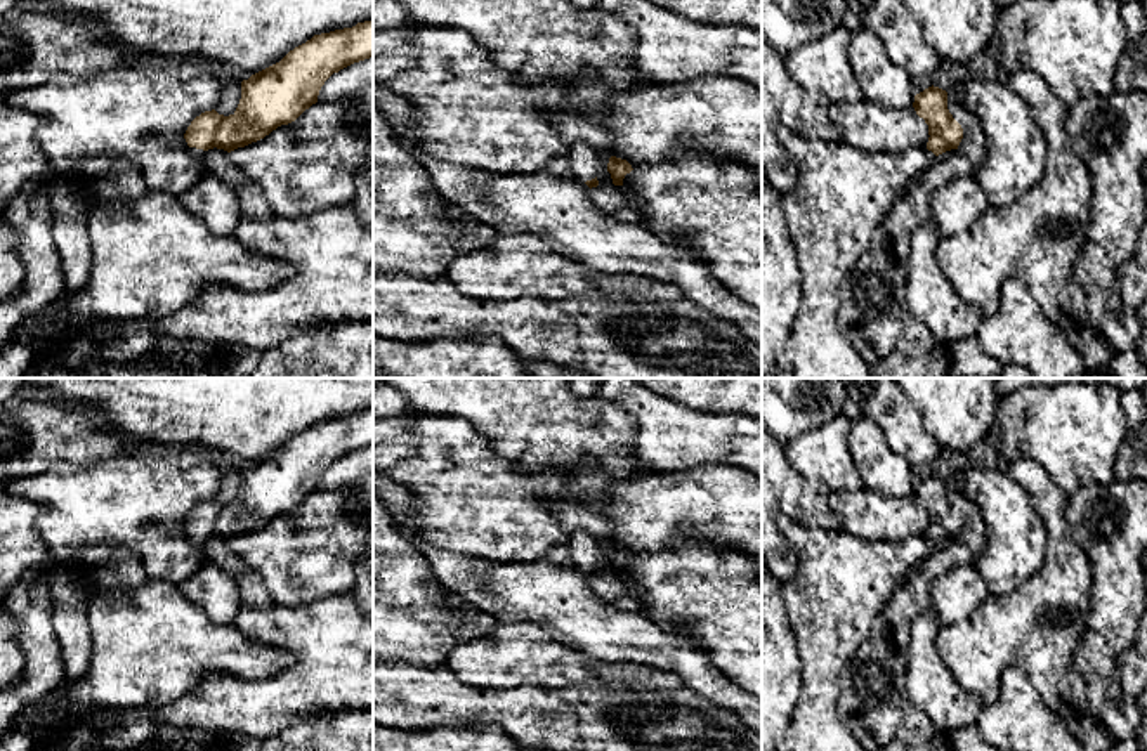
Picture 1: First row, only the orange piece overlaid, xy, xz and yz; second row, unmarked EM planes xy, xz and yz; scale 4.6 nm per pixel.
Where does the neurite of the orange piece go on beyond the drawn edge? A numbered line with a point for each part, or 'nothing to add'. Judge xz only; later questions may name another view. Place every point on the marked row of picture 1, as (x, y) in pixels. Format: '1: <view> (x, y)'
1: xz (587, 162)

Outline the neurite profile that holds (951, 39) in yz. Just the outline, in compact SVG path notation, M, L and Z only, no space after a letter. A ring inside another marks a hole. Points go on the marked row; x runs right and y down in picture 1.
M902 0L921 24L927 45L942 59L965 64L986 50L996 26L996 0Z

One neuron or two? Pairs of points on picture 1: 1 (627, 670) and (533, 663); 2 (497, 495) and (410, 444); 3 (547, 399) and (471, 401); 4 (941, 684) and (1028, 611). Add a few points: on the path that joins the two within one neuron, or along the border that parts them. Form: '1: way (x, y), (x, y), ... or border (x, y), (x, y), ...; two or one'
1: way (604, 672), (556, 666); one
2: way (476, 489), (469, 488), (438, 457), (431, 455); one
3: way (528, 399), (490, 399); one
4: border (936, 637), (941, 661), (981, 703); two

